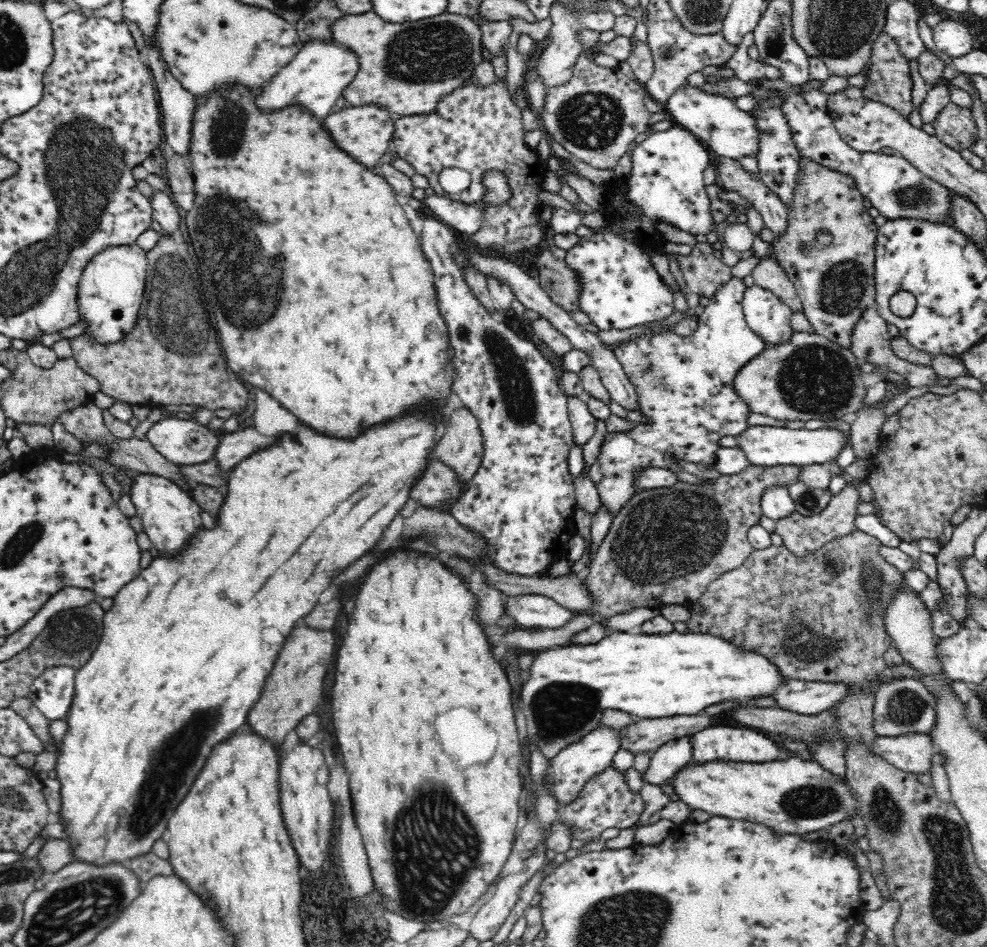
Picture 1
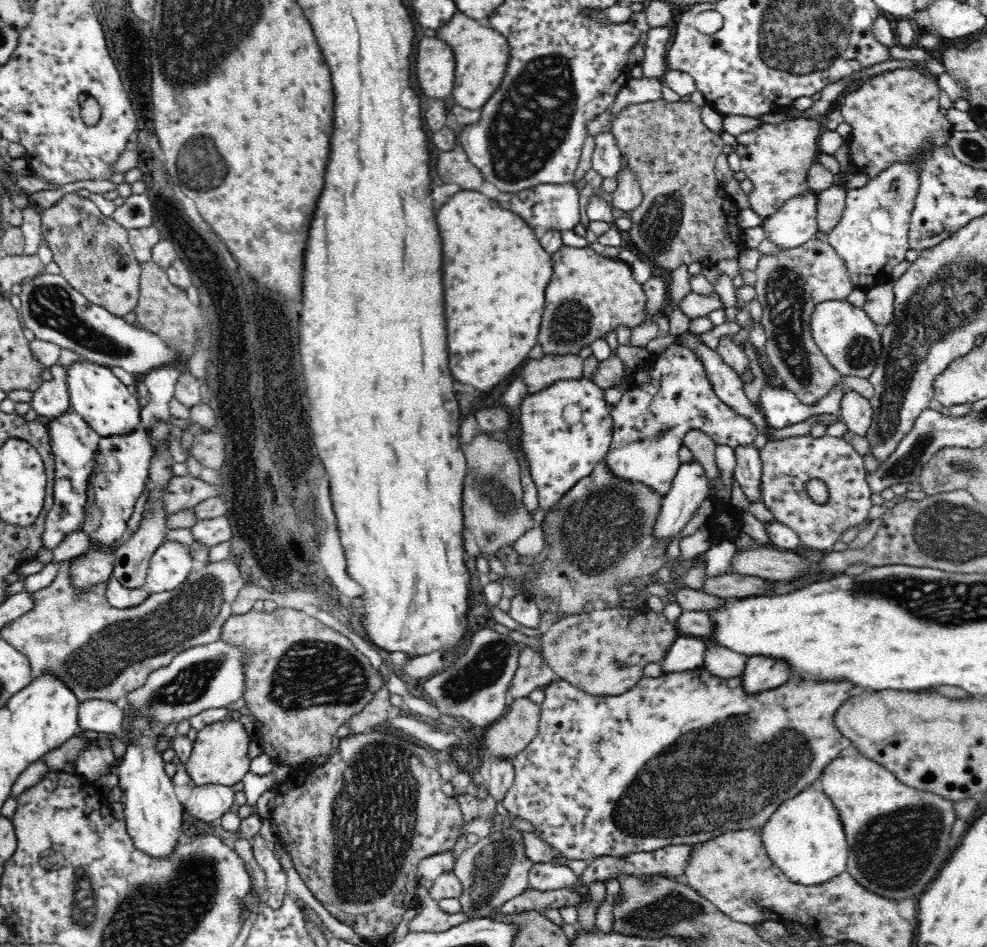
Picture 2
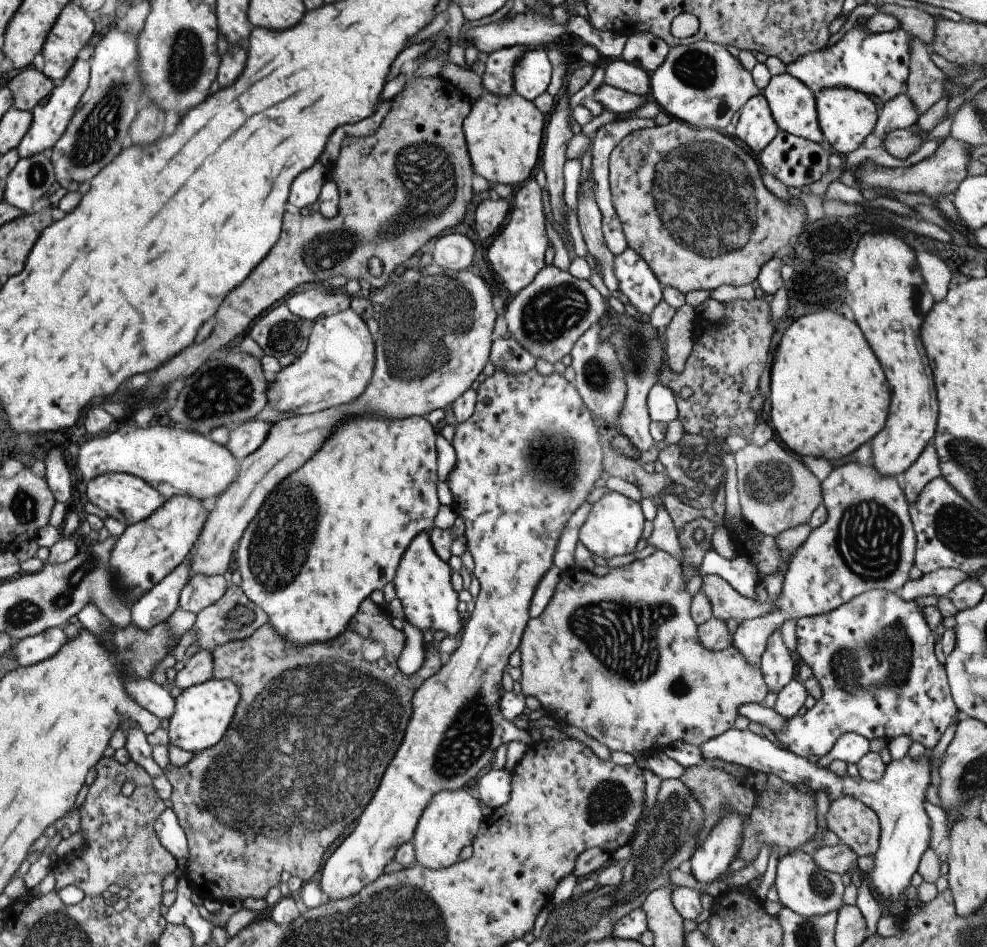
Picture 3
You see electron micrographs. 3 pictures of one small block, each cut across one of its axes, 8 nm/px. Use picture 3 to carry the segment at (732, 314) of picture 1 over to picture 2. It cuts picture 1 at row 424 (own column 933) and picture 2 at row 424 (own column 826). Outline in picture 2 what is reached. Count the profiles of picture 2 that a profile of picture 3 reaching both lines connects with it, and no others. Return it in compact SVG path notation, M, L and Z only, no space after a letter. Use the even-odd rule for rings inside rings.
M680 342L670 344L662 354L648 360L646 366L650 366L650 376L652 376L650 382L642 384L638 390L630 388L618 404L610 406L612 420L614 420L614 440L612 440L610 452L604 462L616 478L626 480L626 482L642 482L666 498L668 490L672 488L672 480L682 464L678 460L678 452L684 446L684 436L688 430L702 430L718 446L732 446L732 448L752 446L754 438L758 436L758 430L756 430L754 422L740 416L738 412L734 412L732 406L724 404L718 398L712 384L708 382L706 368L704 368L700 356L696 352L692 352L690 348L682 346Z

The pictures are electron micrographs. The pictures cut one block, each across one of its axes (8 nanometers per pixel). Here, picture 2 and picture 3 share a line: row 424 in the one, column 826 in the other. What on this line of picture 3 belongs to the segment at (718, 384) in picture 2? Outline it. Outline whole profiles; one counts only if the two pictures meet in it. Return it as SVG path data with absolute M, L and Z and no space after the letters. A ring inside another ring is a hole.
M843 734L837 738L833 750L827 756L821 756L817 760L819 768L829 768L835 762L847 762L857 764L861 758L869 754L869 740L859 734Z

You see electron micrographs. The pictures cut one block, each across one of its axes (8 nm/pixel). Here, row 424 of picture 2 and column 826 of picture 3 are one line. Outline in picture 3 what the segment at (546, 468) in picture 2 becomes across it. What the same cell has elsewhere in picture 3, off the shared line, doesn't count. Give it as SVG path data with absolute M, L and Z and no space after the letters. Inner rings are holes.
M851 462L835 468L821 482L821 494L827 520L795 550L785 570L781 592L773 600L775 610L761 618L745 620L735 630L733 648L755 668L761 666L769 636L779 632L785 620L829 614L869 590L899 592L909 582L917 538L909 516L909 502L897 478L881 476L873 464L859 466Z

